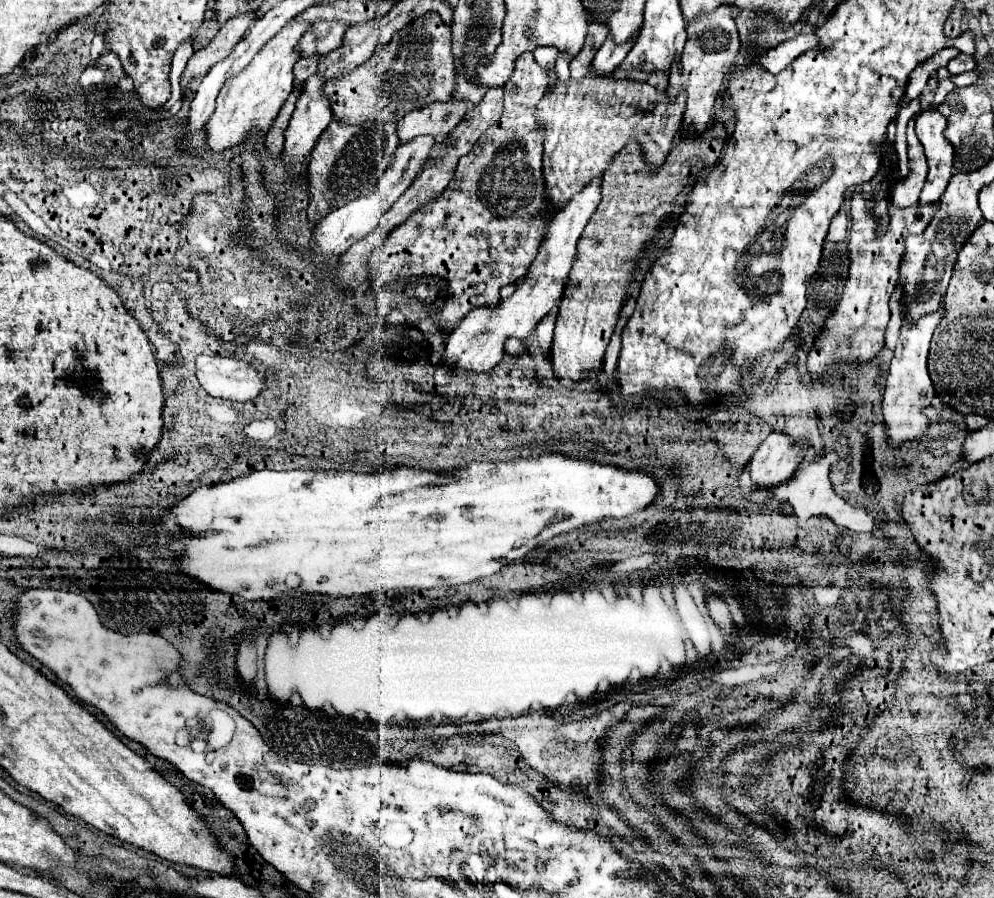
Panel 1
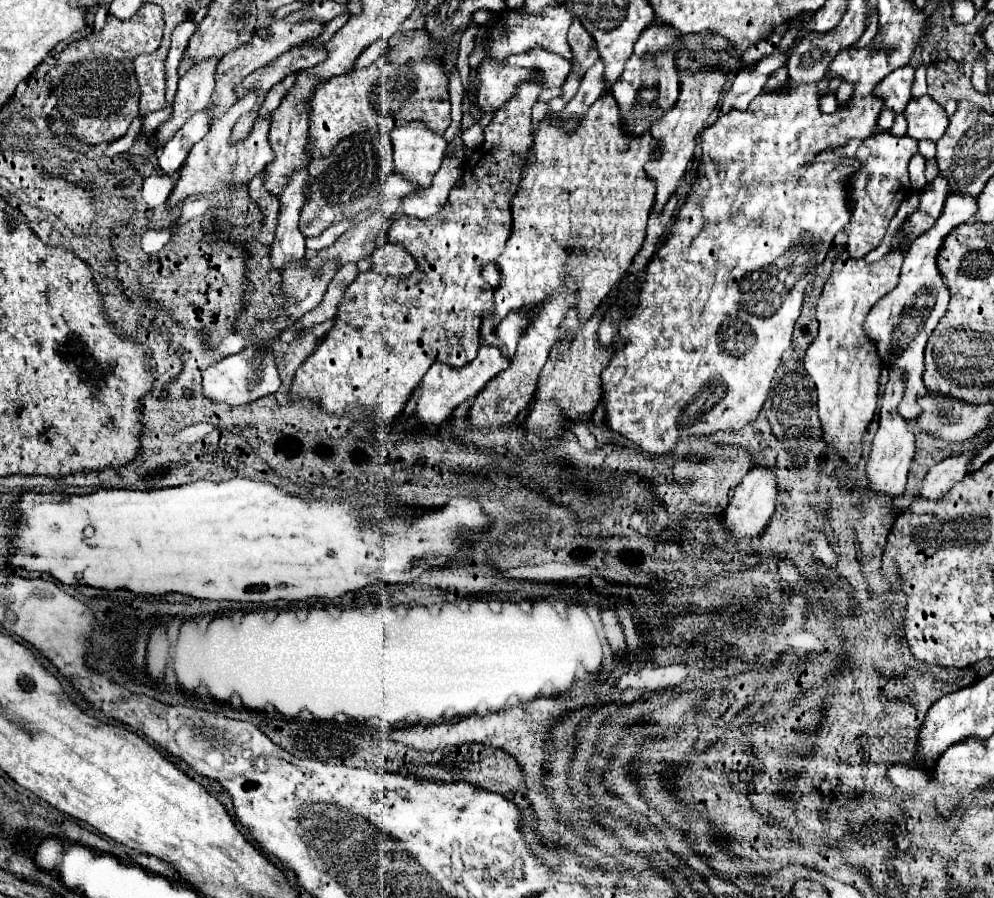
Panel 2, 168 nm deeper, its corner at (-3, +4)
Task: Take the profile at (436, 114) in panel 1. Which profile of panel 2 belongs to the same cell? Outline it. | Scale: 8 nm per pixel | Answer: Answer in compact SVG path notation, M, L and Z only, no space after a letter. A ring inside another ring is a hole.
M414 120L392 130L394 166L408 180L426 188L446 154L446 138L430 130L424 122Z

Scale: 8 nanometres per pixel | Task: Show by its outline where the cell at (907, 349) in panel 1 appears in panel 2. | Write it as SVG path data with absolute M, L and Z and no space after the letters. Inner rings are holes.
M892 368L890 380L886 384L884 396L882 396L882 408L880 408L880 426L872 442L870 460L866 464L868 472L868 490L872 494L886 494L886 496L900 496L906 486L906 476L910 470L910 464L916 456L916 436L910 430L908 422L898 414L898 404L902 402L906 392L906 372L900 368Z

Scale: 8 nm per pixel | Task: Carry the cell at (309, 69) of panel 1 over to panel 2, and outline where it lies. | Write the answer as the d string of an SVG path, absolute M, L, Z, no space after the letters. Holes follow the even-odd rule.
M292 73L287 76L280 84L275 85L267 94L267 97L262 104L259 114L260 116L272 115L279 107L284 94L292 87L295 82L296 74Z

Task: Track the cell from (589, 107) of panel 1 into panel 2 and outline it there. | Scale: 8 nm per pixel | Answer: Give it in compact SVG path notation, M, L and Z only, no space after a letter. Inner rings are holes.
M610 90L602 92L602 96L588 108L586 116L578 122L574 130L564 130L548 118L542 118L538 122L532 134L532 148L528 156L530 164L524 170L518 196L512 200L512 236L508 238L500 260L496 260L496 266L502 272L502 282L496 288L494 312L484 316L484 328L480 328L480 344L498 346L504 350L504 344L500 344L500 340L494 336L494 328L498 326L498 322L510 310L518 310L524 306L538 306L540 312L520 338L510 366L496 374L476 396L470 408L472 430L488 432L490 428L498 428L506 422L512 422L528 408L530 396L536 390L538 374L546 364L552 342L564 336L560 322L566 316L566 310L570 306L576 306L580 310L580 316L588 318L600 304L600 300L608 296L614 284L630 268L634 256L642 248L646 236L646 222L654 204L656 182L648 178L644 166L648 160L656 160L656 148L656 138L650 132L644 132L642 136L630 136L628 132L624 132L620 108ZM566 246L574 246L574 250L586 250L588 256L584 256L584 252L574 252L570 258L566 258Z

